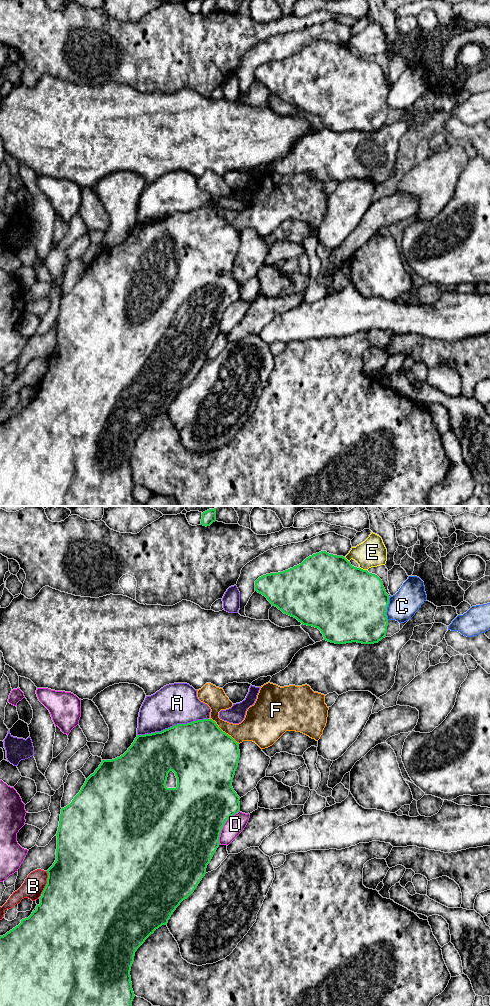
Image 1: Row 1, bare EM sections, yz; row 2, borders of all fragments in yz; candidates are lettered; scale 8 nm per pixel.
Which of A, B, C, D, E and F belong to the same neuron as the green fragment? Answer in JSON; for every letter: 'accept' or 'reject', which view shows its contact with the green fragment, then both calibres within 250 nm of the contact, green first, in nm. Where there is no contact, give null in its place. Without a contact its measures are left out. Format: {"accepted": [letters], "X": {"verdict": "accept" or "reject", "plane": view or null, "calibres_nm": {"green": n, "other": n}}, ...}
{"accepted": ["F"], "A": {"verdict": "reject", "plane": "yz", "calibres_nm": {"green": 440, "other": 320}}, "B": {"verdict": "reject", "plane": "yz", "calibres_nm": {"green": 500, "other": 170}}, "C": {"verdict": "reject", "plane": "yz", "calibres_nm": {"green": 500, "other": 220}}, "D": {"verdict": "reject", "plane": "yz", "calibres_nm": {"green": 500, "other": 150}}, "E": {"verdict": "reject", "plane": "yz", "calibres_nm": {"green": 500, "other": 220}}, "F": {"verdict": "accept", "plane": "yz", "calibres_nm": {"green": 500, "other": 220}}}

